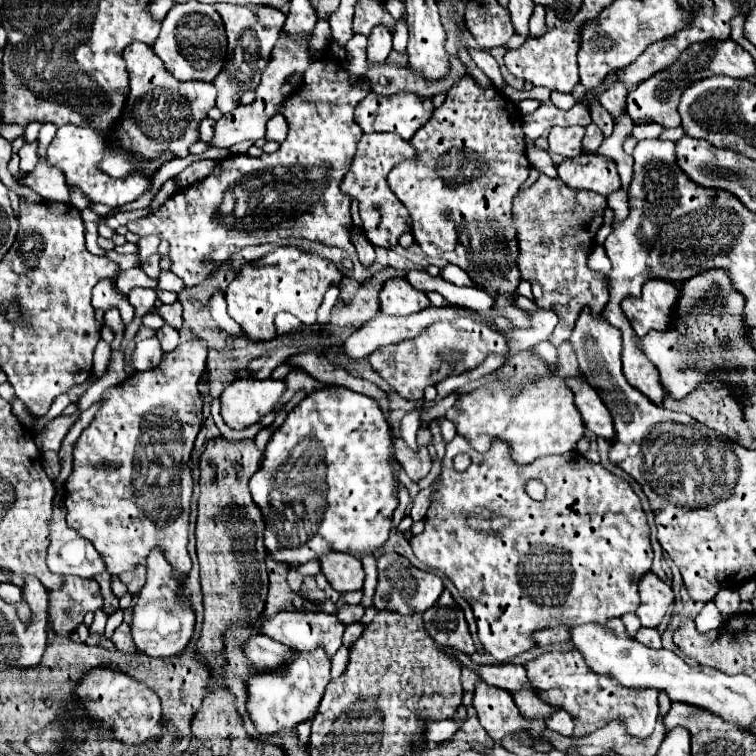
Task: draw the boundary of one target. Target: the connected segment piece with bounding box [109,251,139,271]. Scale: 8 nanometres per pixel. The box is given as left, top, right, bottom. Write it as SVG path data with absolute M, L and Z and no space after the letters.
M109 251L109 259L113 259L113 261L121 267L121 271L139 265L139 263L137 263L137 255L119 255L119 253L115 253L115 251Z

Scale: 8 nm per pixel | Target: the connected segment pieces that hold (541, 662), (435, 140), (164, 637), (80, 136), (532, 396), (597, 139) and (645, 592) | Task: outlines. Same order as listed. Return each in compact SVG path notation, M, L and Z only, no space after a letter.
M577 649L573 651L551 651L543 653L531 661L525 663L525 671L529 673L529 683L533 689L537 689L537 697L541 697L547 705L557 705L559 709L567 711L573 719L579 719L583 723L609 723L609 721L621 721L625 731L633 737L645 739L655 729L657 721L657 689L635 689L625 687L613 677L605 677L599 673L593 673L587 665L581 653Z
M465 75L459 85L455 85L451 89L451 93L447 95L445 103L435 109L433 117L413 135L411 139L411 145L417 149L417 159L415 161L403 161L401 165L397 165L391 173L389 173L389 185L391 185L391 191L401 199L403 205L407 205L409 213L411 213L411 219L413 219L413 225L411 225L411 233L417 241L417 245L423 249L425 255L429 257L443 257L447 259L449 263L461 267L473 283L485 287L487 293L491 293L493 299L497 299L497 309L501 313L501 317L509 319L511 321L511 329L527 329L529 327L529 315L515 307L513 305L513 299L517 297L517 285L521 281L521 273L519 273L519 265L517 265L517 251L519 251L519 245L517 245L517 229L515 229L515 223L513 223L513 213L511 213L511 203L513 203L513 197L519 193L521 185L525 183L525 179L529 177L529 163L527 163L527 157L525 157L525 141L523 141L523 129L521 129L521 119L519 119L519 113L515 109L515 105L501 93L497 91L495 87L491 89L481 89L475 85L475 81Z
M153 549L151 555L147 557L147 581L133 609L133 623L131 623L133 641L141 653L147 653L157 659L181 657L195 629L195 613L189 603L181 603L181 597L177 595L181 585L171 575L173 567L167 563L167 559L161 555L159 549Z
M63 125L61 129L57 129L57 135L55 135L55 139L53 139L53 143L51 143L49 151L47 151L47 157L49 157L51 165L59 167L65 173L67 185L79 187L95 203L121 207L121 205L141 197L151 185L151 177L133 173L133 175L123 177L123 179L113 179L113 177L101 173L97 165L99 165L99 161L103 157L103 151L105 151L105 141L103 141L101 133L97 133L95 129Z
M570 343L558 347L557 373L549 373L547 379L537 381L531 387L503 389L495 383L489 389L477 389L455 401L445 417L455 425L457 433L469 439L473 449L487 451L489 441L501 439L509 445L513 461L529 465L539 457L575 451L577 441L583 437L583 419L573 403L573 393L563 379L579 377L579 364Z
M595 123L587 125L585 129L587 129L587 133L585 133L585 139L583 139L583 149L589 151L589 153L595 153L597 147L601 145L601 141L603 141L605 137L603 137L601 129L599 129Z
M647 573L641 579L639 595L641 595L641 605L637 609L637 615L641 619L641 625L657 627L675 599L671 587L663 583L659 577L655 577L653 573Z

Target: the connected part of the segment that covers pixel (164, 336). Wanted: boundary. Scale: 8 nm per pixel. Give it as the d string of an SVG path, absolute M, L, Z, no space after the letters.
M163 325L159 331L157 331L157 339L159 339L159 343L161 343L161 349L165 351L165 353L169 353L169 351L173 351L175 347L177 347L177 343L179 343L179 333L171 327L171 325Z

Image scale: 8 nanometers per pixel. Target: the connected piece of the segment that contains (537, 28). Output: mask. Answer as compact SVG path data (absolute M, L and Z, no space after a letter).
M535 7L533 17L529 19L529 31L533 37L541 37L545 33L545 7Z

